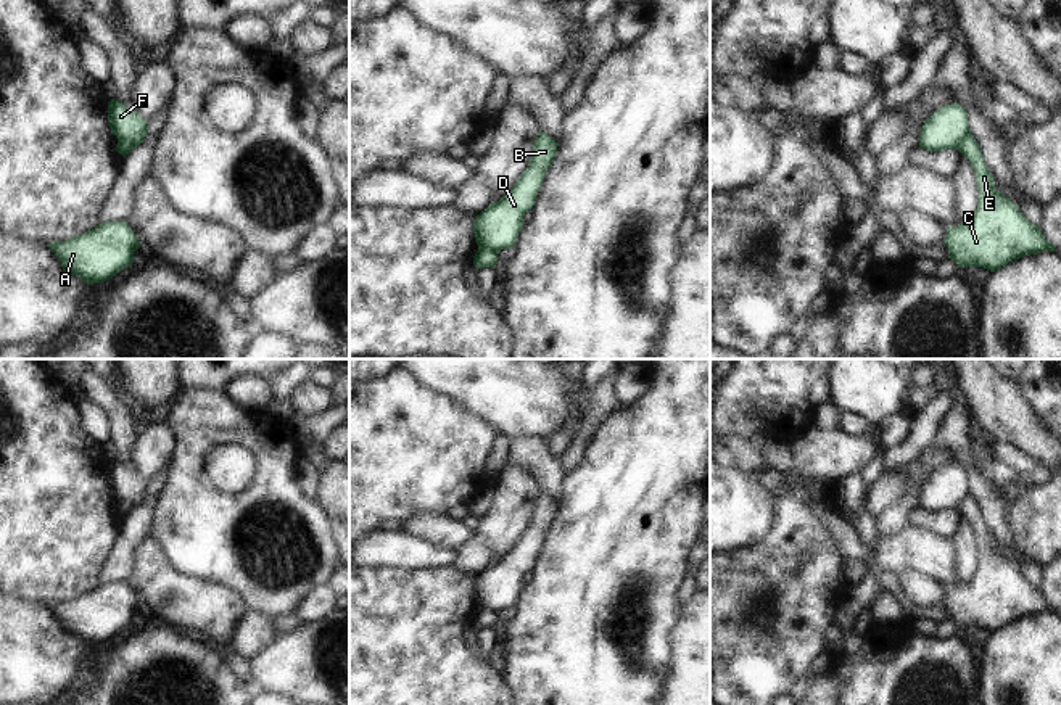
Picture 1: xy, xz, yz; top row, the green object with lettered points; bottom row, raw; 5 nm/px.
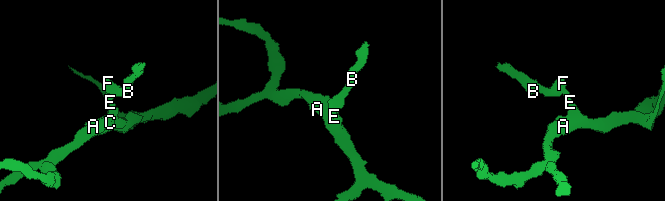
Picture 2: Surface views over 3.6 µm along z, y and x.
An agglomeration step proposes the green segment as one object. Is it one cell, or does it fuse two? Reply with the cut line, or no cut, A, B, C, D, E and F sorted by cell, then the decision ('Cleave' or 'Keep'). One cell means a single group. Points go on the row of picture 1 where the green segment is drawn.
Split along xz (478, 247), (496, 253). Groups: A C E / B D F. Cleave.

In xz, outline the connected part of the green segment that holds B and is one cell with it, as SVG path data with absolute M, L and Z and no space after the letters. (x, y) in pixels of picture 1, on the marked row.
M539 132L533 143L533 156L512 190L475 216L472 230L478 248L499 253L515 246L523 227L523 216L536 203L536 195L551 167L559 143Z

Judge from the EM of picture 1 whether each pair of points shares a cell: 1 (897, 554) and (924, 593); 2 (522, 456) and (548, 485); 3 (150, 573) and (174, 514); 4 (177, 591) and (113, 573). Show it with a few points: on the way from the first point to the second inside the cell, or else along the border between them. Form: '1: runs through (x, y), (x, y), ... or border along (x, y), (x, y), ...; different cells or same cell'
1: border along (899, 575), (921, 573), (934, 578), (945, 589); different cells
2: runs through (530, 462), (544, 477); same cell
3: border along (148, 533), (163, 557), (185, 575); different cells
4: border along (140, 541), (134, 548), (132, 568), (124, 581); different cells

